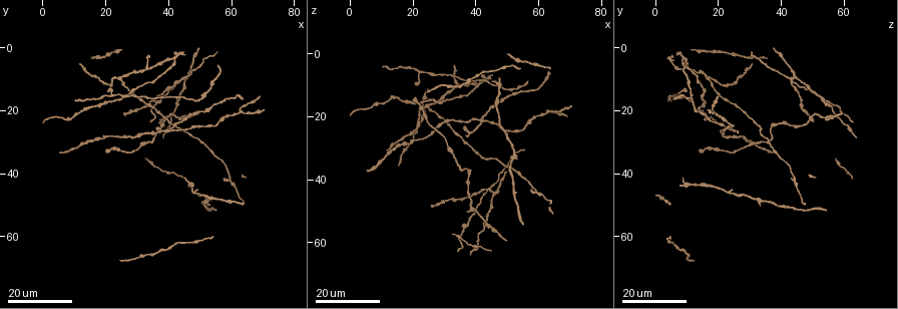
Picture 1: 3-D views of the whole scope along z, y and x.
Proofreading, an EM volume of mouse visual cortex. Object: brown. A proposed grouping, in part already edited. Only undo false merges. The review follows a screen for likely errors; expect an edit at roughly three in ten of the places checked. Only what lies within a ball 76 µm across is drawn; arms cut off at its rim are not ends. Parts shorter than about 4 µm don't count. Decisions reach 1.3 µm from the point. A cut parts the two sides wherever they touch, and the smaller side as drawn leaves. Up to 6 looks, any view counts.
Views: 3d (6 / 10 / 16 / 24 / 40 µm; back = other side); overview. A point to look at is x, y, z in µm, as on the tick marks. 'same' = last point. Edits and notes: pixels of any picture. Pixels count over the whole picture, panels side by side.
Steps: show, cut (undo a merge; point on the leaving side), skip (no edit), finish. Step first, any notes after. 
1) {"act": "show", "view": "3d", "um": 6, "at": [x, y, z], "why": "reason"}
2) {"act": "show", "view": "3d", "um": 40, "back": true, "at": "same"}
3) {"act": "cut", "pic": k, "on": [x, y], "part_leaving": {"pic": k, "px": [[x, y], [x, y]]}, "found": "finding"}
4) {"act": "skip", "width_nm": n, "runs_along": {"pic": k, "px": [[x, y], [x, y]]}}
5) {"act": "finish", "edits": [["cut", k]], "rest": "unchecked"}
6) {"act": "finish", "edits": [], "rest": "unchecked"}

{"act": "show", "view": "3d", "um": 24, "at": [43.0, 10.5, 43.5], "why": "two arms in line, one across"}

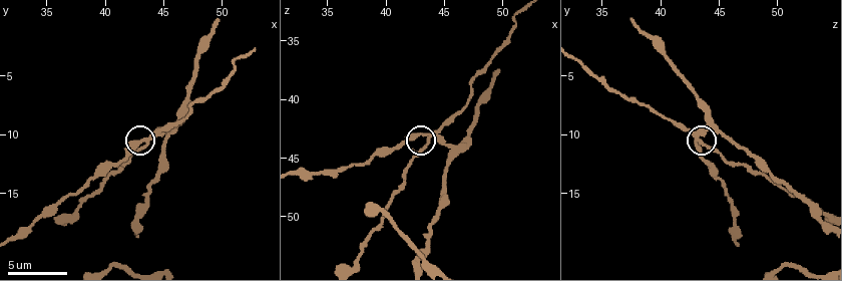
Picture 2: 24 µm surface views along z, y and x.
{"act": "show", "view": "3d", "um": 10, "at": [43.4, 10.6, 43.4], "why": "zoom in"}

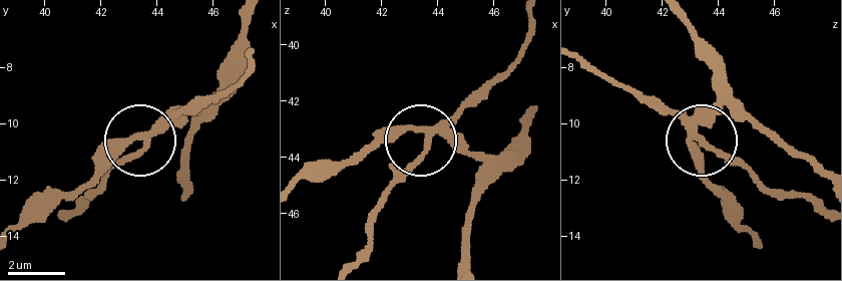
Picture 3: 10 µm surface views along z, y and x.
{"act": "cut", "pic": 3, "on": [476, 105], "arms": 3, "part_leaving": {"pic": 3, "px": [[436, 127], [376, 212], [359, 262]]}, "found": "a second neuron is stuck on"}

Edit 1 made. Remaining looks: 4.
{"act": "show", "view": "3d", "um": 24, "at": [63.0, 19.5, 18.5], "why": "branch point"}

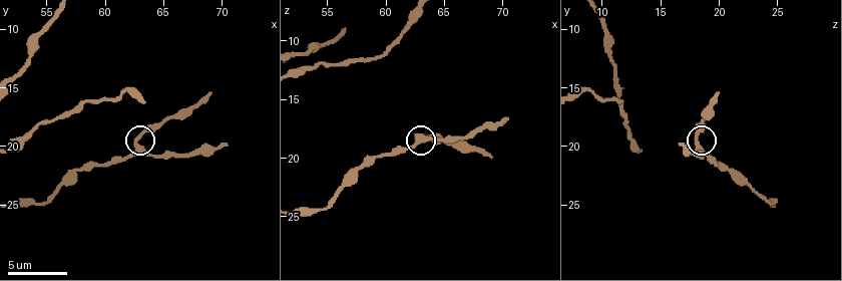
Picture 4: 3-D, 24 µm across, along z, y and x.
{"act": "show", "view": "3d", "um": 6, "at": [63.0, 20.2, 18.0], "why": "closer look"}

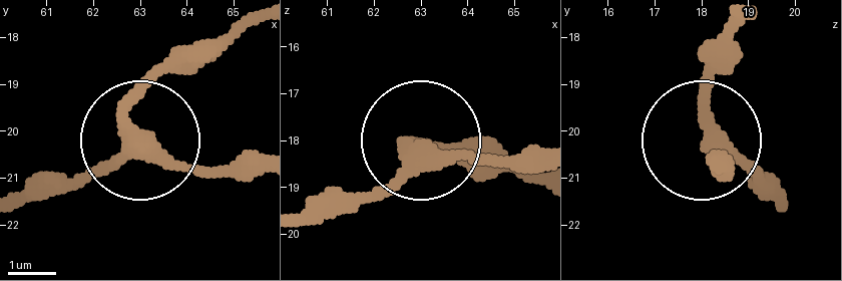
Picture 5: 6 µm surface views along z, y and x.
{"act": "show", "view": "3d", "um": 6, "back": true, "at": [63.10, 20.20, 18.25], "why": "other side"}

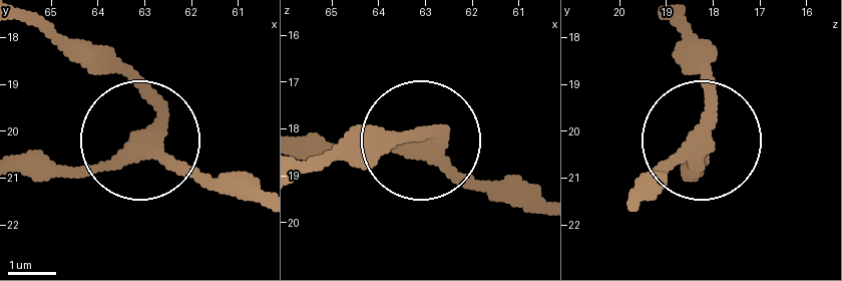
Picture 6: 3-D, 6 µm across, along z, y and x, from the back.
{"act": "skip", "width_nm": 310, "runs_along": {"pic": 6, "px": [[254, 199], [205, 187], [145, 139], [74, 172], [26, 172]]}, "found": "continuous, no second neuron"}

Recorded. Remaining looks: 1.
{"act": "finish", "edits": [["cut", 3]], "rest": "unchecked"}

